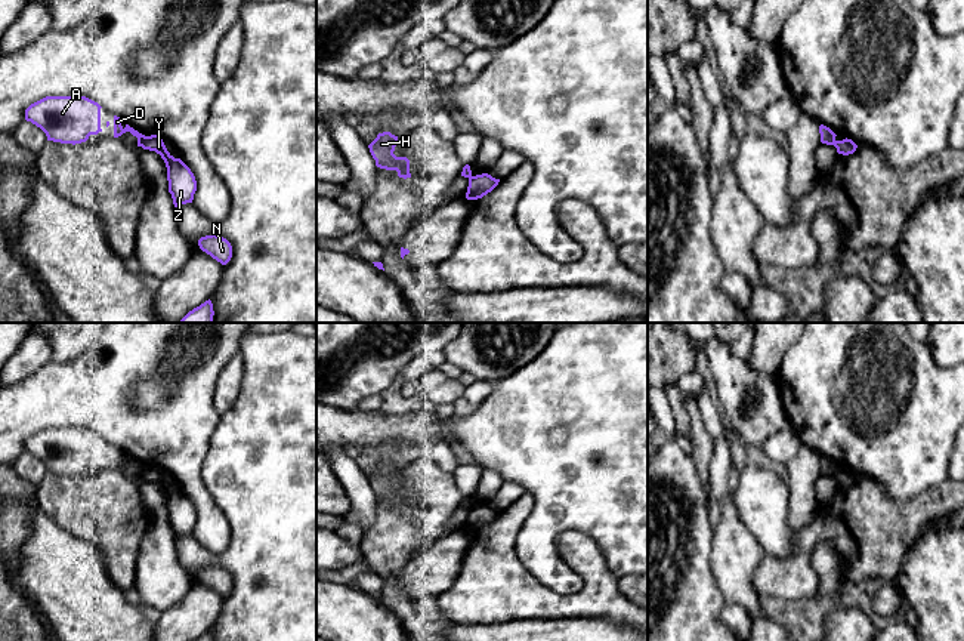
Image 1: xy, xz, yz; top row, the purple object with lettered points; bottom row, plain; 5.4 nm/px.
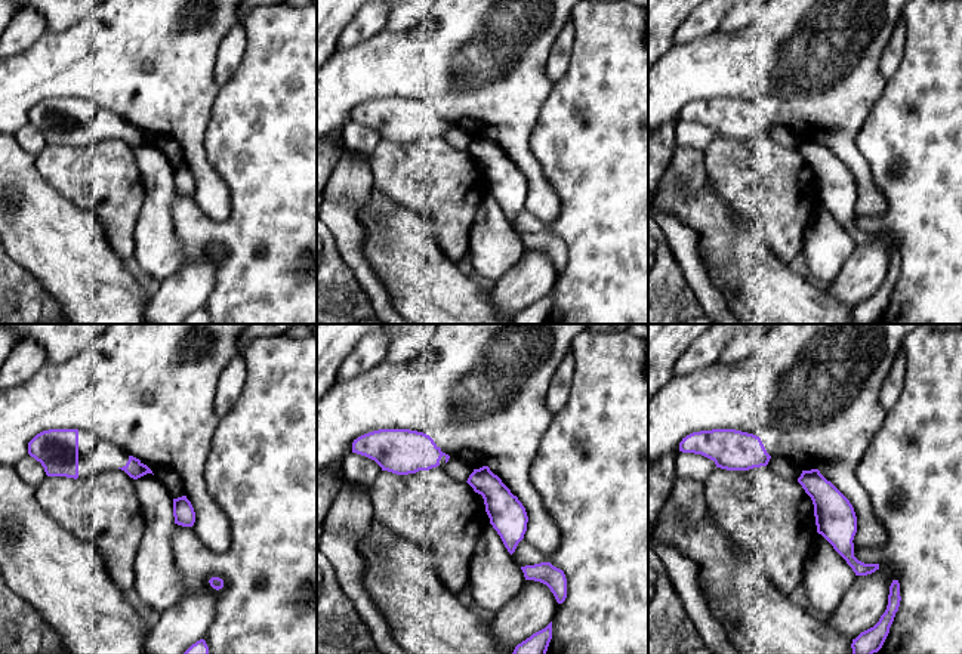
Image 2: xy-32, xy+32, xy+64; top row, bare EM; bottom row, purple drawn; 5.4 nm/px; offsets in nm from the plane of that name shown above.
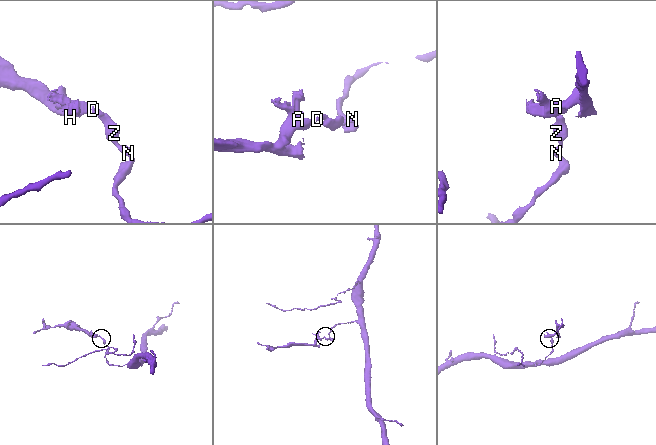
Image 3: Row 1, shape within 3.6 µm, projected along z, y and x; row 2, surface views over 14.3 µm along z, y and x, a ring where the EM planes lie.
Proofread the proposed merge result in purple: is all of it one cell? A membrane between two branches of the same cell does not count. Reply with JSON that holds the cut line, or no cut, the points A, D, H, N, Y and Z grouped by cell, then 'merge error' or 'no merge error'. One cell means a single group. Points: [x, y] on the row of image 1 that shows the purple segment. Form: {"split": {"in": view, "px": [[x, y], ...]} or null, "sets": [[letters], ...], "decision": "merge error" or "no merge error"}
{"split": {"in": "xy", "px": [[145, 136], [138, 144]]}, "sets": [["A", "D", "H"], ["N", "Y", "Z"]], "decision": "merge error"}

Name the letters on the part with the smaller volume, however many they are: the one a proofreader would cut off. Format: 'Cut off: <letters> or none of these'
Cut off: A, D, H

